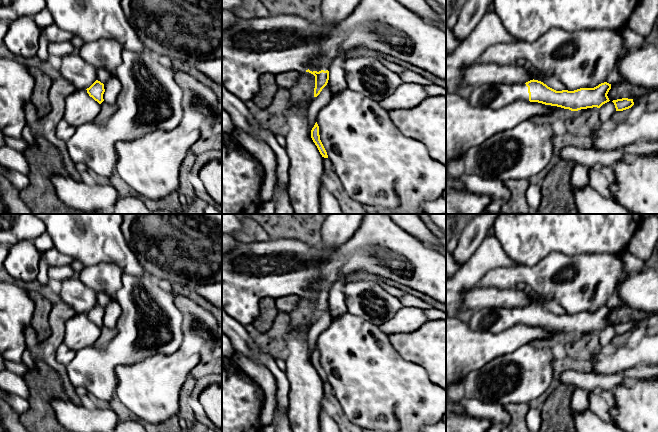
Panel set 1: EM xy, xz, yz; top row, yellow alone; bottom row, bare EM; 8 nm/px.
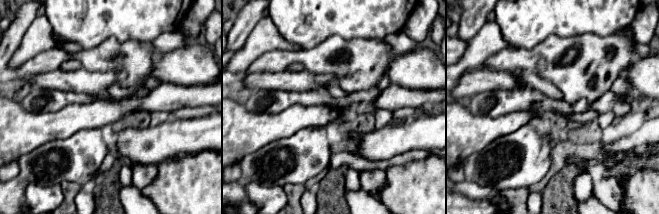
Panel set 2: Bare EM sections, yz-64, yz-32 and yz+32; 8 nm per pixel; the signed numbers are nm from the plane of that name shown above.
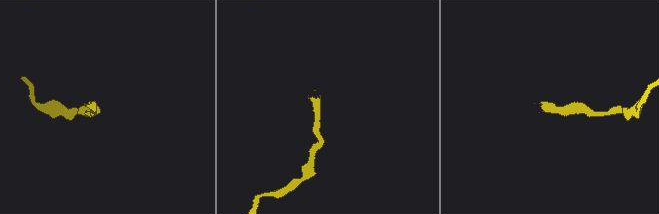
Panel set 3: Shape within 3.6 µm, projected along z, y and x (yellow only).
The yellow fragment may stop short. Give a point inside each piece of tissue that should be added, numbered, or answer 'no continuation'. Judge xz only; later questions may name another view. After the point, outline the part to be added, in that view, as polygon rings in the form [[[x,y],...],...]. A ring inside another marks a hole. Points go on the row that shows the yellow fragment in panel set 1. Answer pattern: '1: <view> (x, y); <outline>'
1: xz (250, 48); [[[360,0],[344,20],[334,25],[288,14],[252,20],[239,18],[230,28],[222,29],[222,84],[242,101],[251,101],[259,92],[258,81],[265,73],[276,76],[287,71],[304,72],[310,68],[317,72],[326,71],[339,54],[362,48],[391,55],[446,81],[446,33],[440,27],[422,19],[397,0]]]

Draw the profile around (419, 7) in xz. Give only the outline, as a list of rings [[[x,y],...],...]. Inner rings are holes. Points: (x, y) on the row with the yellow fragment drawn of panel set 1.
[[[397,0],[404,7],[420,16],[422,19],[434,23],[439,15],[426,3],[425,0]]]

